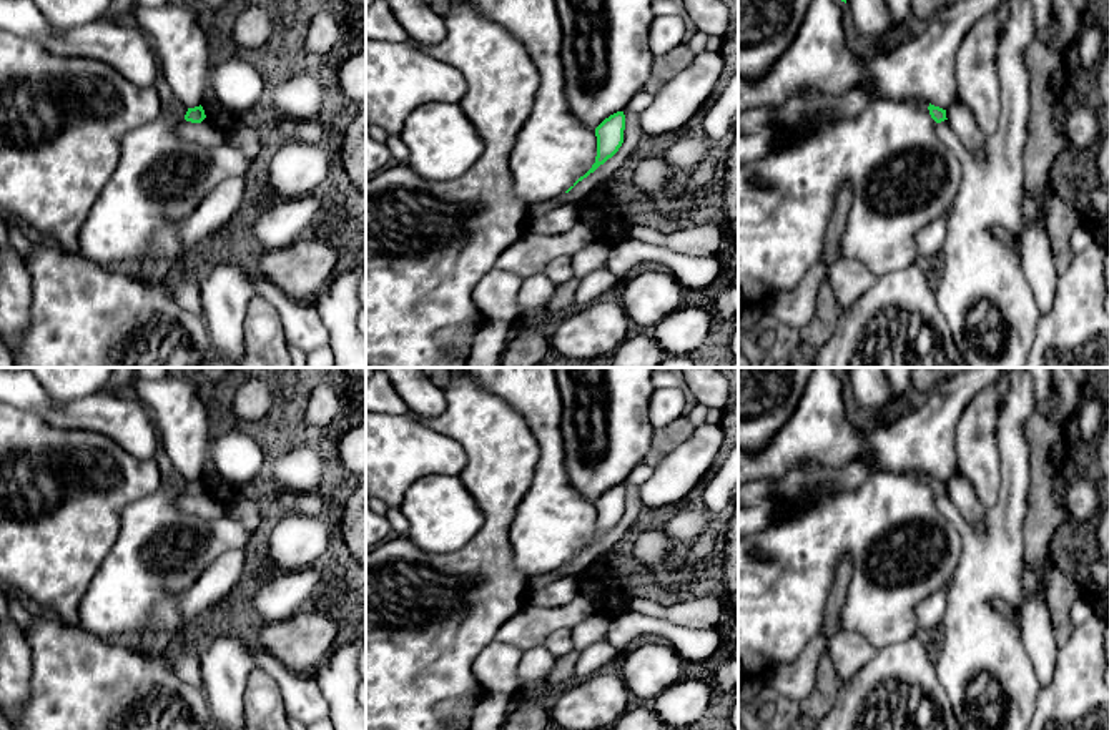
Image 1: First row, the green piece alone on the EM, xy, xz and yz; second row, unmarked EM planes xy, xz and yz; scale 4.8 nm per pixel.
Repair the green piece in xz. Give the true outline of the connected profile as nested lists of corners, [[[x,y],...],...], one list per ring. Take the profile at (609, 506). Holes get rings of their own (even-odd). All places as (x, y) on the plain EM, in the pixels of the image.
[[[617,484],[605,491],[597,501],[597,529],[592,540],[580,549],[574,559],[594,545],[600,537],[604,537],[609,530],[612,530],[624,515],[624,502],[625,502],[625,487],[624,484]]]

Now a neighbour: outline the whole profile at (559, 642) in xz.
[[[559,629],[552,632],[544,647],[554,655],[554,657],[564,657],[569,652],[574,650],[572,647],[572,629]]]

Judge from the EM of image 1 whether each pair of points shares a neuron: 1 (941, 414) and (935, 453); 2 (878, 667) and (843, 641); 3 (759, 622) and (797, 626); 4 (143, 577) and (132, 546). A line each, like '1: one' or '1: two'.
1: one
2: two
3: one
4: one

